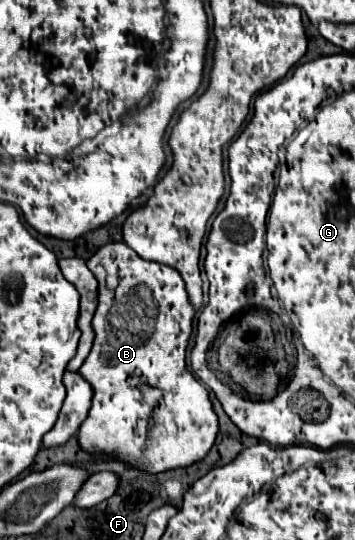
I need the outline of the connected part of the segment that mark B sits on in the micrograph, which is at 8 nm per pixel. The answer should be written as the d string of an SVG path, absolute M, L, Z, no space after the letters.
M108 243L100 247L88 259L88 269L100 283L100 297L92 319L96 341L80 369L94 389L90 413L78 431L82 449L110 453L112 457L130 463L144 459L148 469L154 471L192 465L214 445L218 417L206 387L186 369L186 347L192 333L194 309L188 301L188 291L180 273L164 263L142 259L126 243Z

